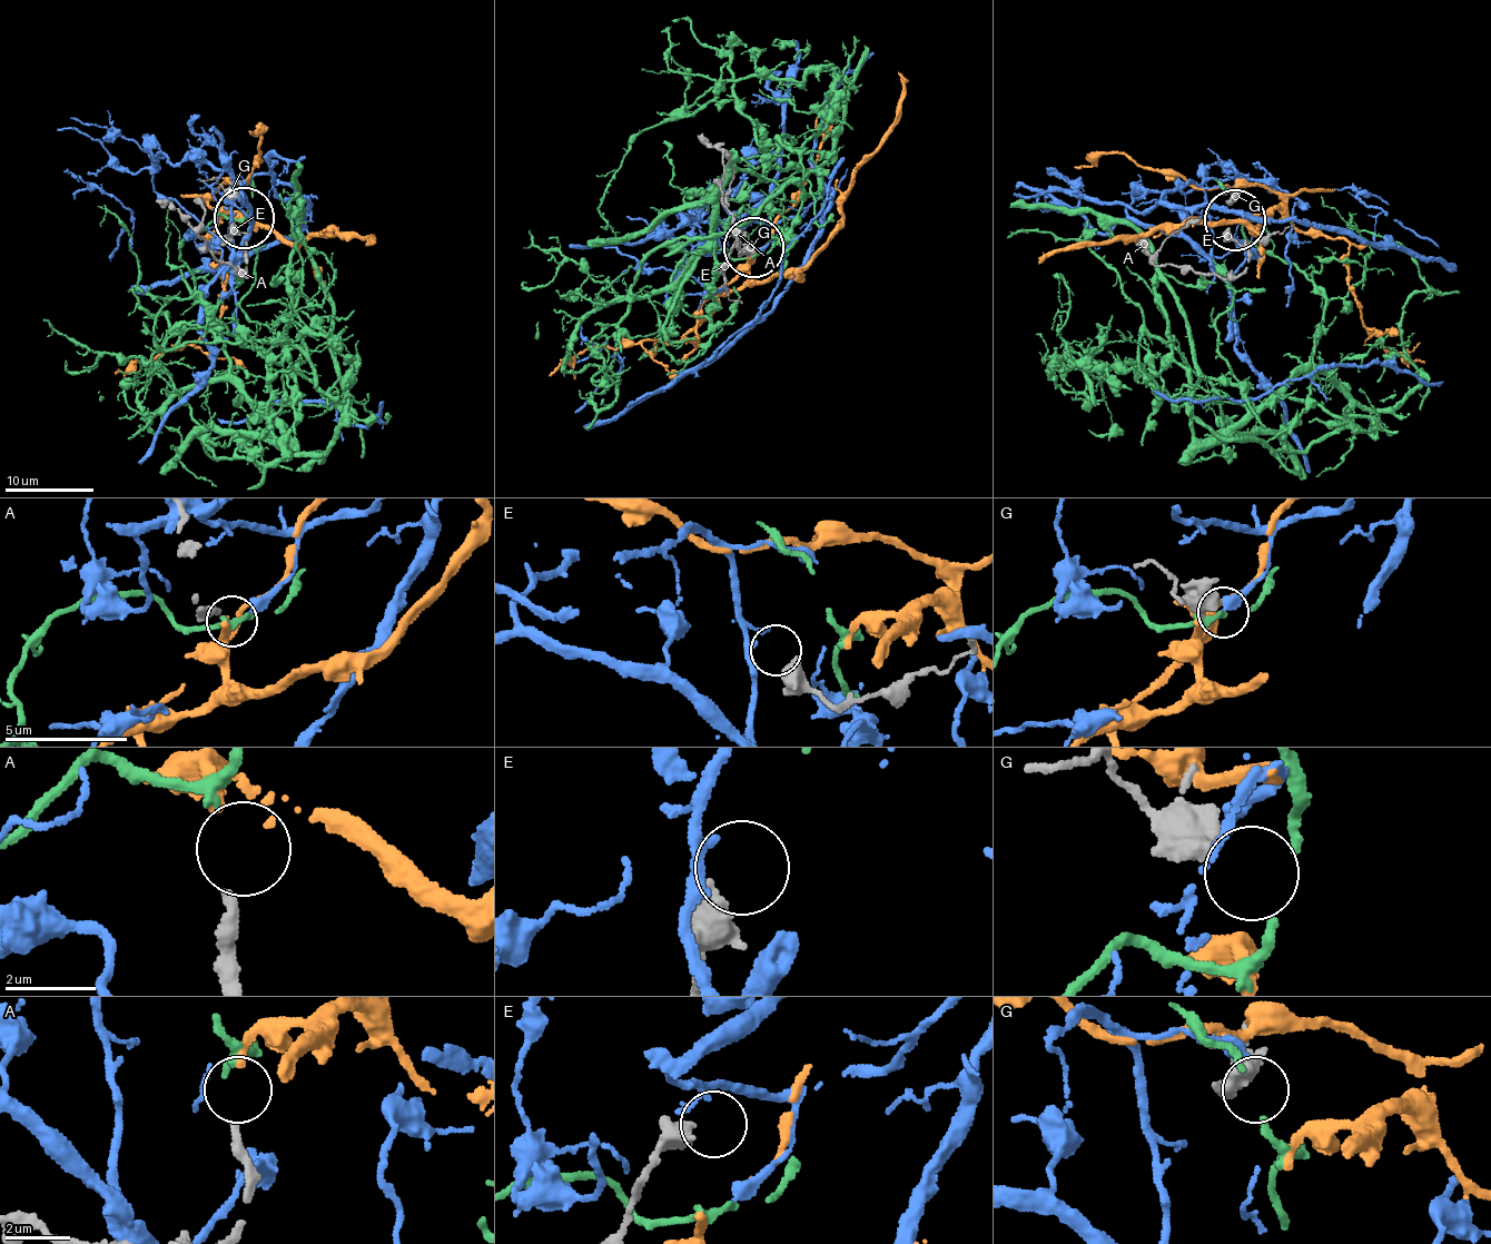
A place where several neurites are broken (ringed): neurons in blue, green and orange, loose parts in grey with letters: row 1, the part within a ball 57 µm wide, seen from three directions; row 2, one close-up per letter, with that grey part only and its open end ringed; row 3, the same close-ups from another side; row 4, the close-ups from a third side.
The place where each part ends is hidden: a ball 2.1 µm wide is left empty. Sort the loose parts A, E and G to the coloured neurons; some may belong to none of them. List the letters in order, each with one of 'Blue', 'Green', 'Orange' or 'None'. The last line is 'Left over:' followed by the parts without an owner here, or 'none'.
A: Orange
E: None
G: Green
Left over: E

